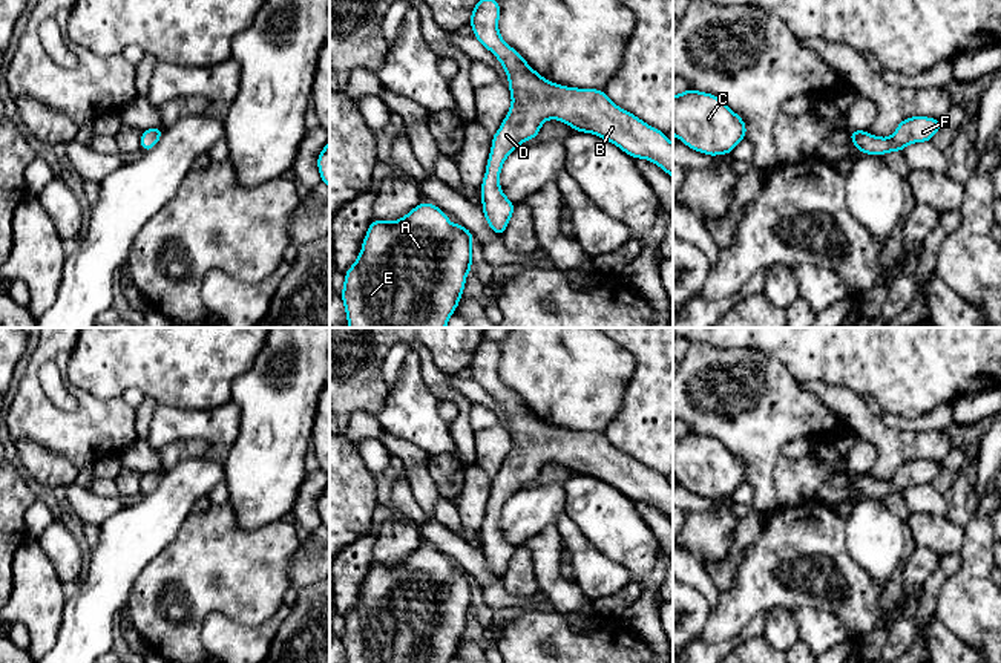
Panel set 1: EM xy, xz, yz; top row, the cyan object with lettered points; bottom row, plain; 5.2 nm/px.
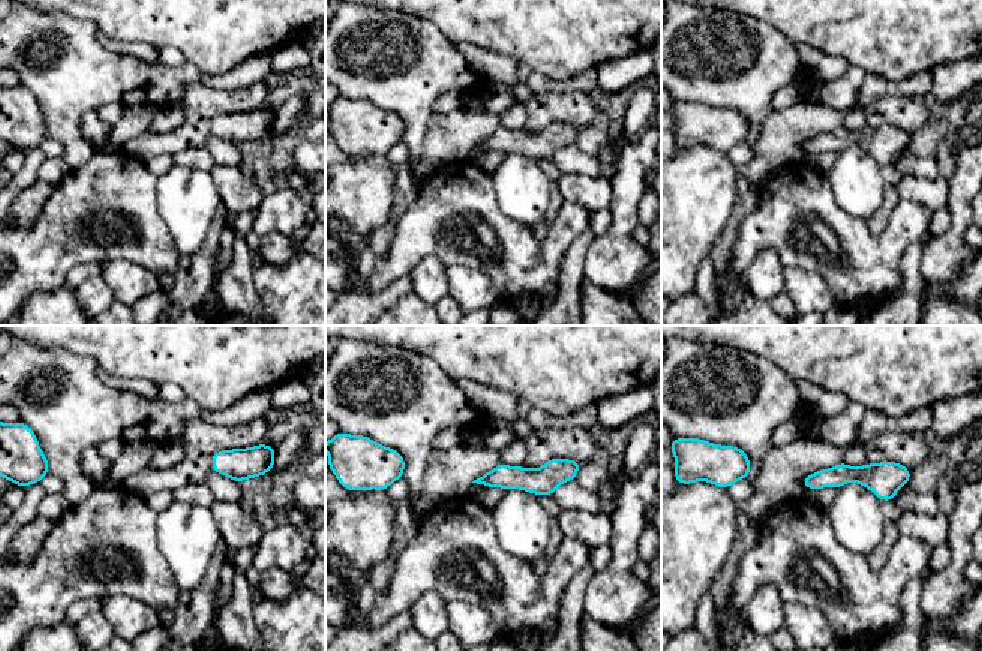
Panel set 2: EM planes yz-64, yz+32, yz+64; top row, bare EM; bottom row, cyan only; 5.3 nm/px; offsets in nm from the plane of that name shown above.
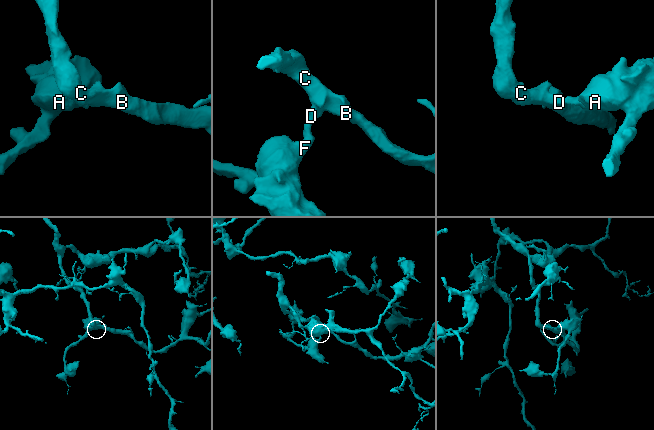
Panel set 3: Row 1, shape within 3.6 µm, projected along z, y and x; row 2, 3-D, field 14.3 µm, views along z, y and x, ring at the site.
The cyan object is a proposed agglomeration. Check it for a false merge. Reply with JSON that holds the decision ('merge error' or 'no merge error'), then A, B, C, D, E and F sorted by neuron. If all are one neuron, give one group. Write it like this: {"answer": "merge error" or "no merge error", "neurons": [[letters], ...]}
{"answer": "no merge error", "neurons": [["A", "B", "C", "D", "E", "F"]]}

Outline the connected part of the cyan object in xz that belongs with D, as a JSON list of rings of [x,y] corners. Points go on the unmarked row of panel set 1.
[[[484,338],[469,363],[474,380],[504,410],[512,438],[512,449],[492,478],[481,525],[481,553],[495,579],[504,576],[517,550],[498,527],[503,505],[524,484],[537,482],[543,465],[550,461],[569,467],[575,475],[593,476],[613,485],[633,502],[648,502],[673,522],[673,487],[667,476],[613,447],[604,433],[567,430],[543,421],[500,380],[498,363],[500,343]]]

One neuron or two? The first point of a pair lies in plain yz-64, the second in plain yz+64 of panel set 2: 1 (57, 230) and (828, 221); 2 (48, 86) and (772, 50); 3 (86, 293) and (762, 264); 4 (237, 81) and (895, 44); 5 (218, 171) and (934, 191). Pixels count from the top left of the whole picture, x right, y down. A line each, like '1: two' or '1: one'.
1: one
2: one
3: one
4: two
5: one

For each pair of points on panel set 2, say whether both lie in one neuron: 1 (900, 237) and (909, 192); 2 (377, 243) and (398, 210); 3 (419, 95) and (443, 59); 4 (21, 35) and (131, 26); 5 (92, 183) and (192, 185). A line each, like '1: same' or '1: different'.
1: different
2: same
3: same
4: different
5: different

